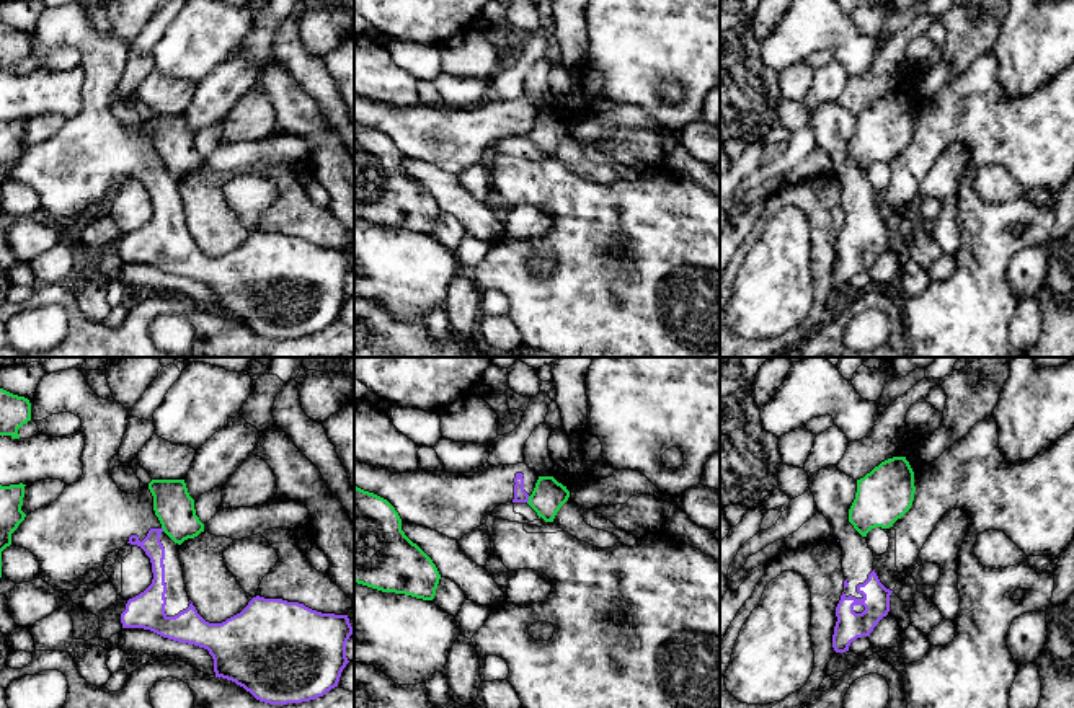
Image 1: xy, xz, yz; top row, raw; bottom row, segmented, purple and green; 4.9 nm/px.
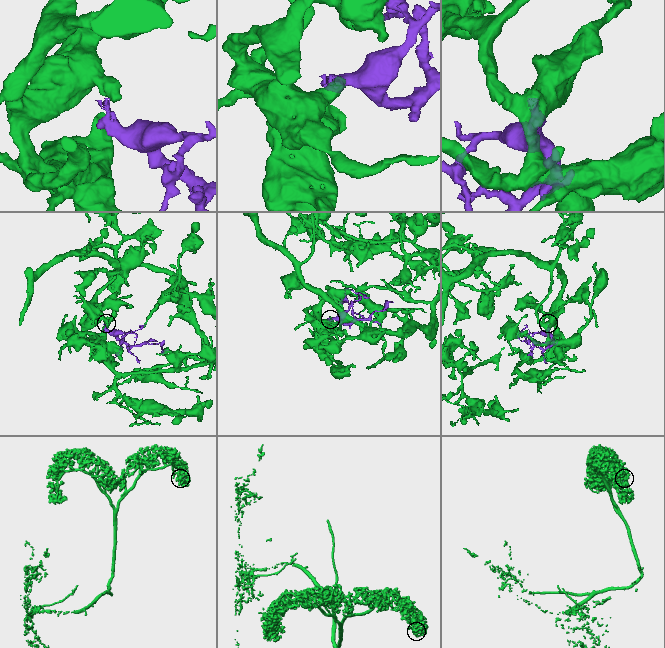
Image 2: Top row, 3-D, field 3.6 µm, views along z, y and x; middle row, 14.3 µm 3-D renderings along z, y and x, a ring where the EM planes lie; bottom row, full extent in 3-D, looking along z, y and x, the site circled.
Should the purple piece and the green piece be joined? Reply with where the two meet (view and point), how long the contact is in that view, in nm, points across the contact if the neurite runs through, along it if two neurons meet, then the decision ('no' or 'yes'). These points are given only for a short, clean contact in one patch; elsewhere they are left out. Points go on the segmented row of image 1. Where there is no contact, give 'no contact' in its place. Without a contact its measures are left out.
contact xz (528, 500); length 40 nm; border xz (529, 496), (526, 501); no

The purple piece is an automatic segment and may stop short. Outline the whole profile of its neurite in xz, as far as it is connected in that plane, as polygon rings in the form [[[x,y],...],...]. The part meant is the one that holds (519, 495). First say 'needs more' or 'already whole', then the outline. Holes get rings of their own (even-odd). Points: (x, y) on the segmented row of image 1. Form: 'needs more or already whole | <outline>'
needs more | [[[354,462],[354,485],[387,499],[400,519],[460,540],[486,524],[495,507],[527,502],[539,475],[526,463],[490,465],[480,473],[390,473]]]

